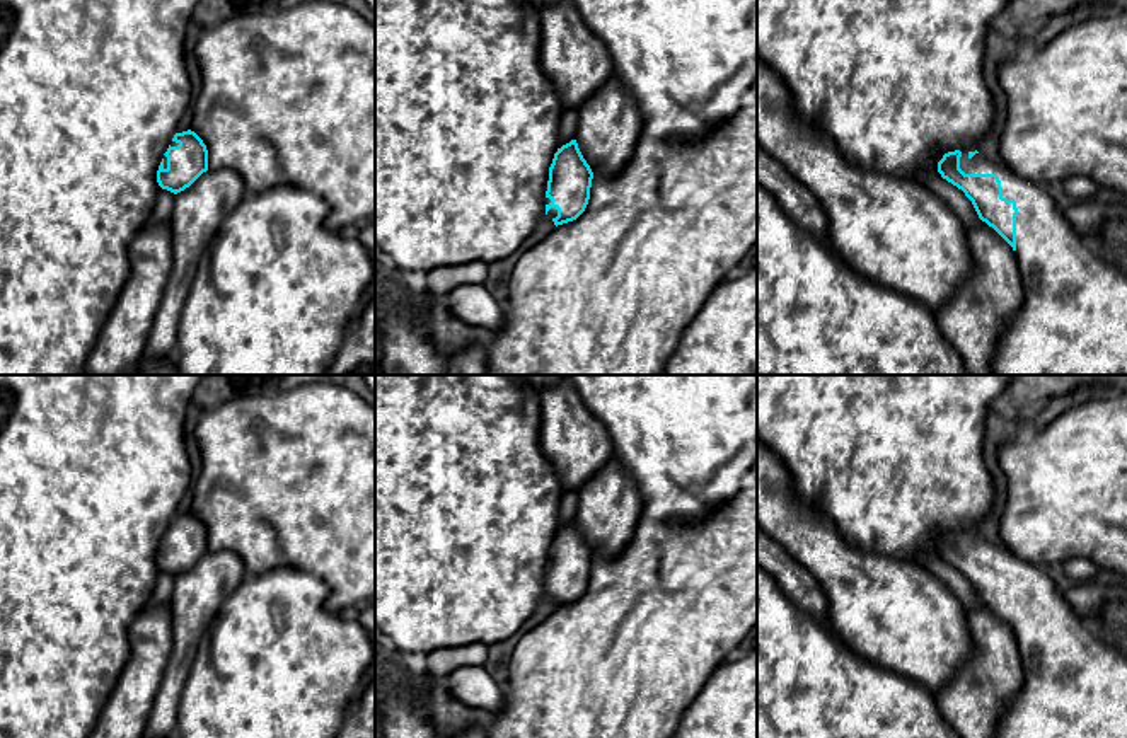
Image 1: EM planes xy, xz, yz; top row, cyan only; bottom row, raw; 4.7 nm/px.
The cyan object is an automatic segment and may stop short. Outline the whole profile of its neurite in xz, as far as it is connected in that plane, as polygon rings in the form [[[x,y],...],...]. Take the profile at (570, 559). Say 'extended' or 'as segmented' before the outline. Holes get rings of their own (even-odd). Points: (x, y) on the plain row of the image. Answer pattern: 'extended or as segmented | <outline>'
extended | [[[576,522],[558,530],[549,549],[546,598],[554,607],[576,602],[590,581],[593,554],[583,540]]]

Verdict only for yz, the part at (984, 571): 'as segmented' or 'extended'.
extended

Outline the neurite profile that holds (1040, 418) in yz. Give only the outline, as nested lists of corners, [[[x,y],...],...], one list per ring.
[[[1081,385],[1061,397],[1043,402],[1026,418],[1026,426],[1032,431],[1043,431],[1055,418],[1059,418],[1069,407],[1101,395],[1107,395],[1107,392],[1093,385]]]

